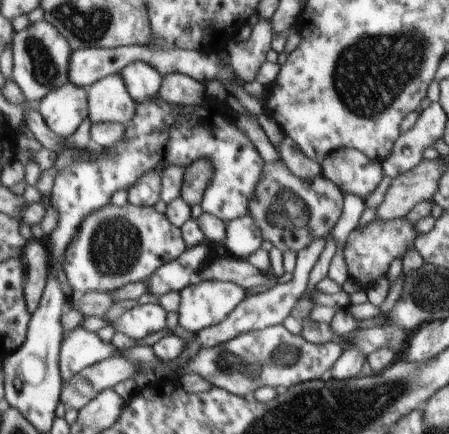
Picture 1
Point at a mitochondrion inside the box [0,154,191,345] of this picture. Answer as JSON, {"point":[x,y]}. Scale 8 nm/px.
{"point":[115,247]}

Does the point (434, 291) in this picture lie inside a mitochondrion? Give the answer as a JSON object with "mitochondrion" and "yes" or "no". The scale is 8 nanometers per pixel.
{"mitochondrion":"yes"}

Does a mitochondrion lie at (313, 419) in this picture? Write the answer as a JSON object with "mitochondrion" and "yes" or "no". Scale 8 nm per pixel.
{"mitochondrion":"yes"}

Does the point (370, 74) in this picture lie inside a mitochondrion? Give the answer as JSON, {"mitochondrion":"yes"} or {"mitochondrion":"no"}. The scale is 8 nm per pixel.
{"mitochondrion":"yes"}

